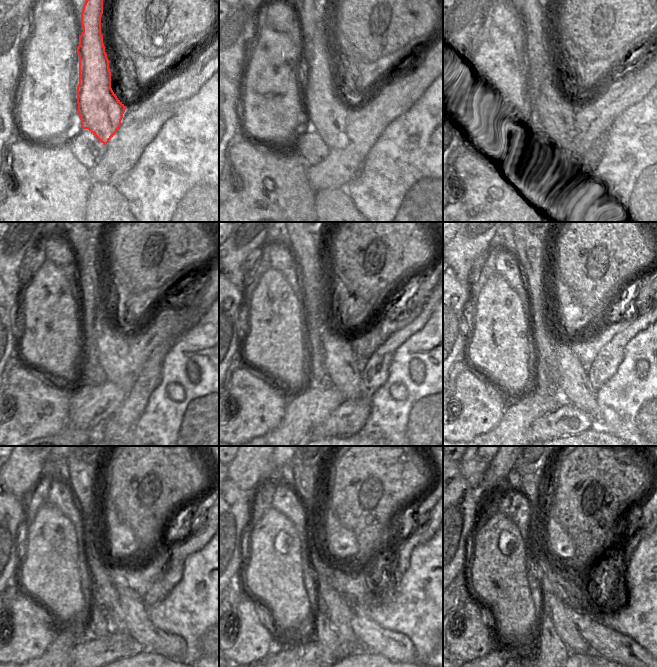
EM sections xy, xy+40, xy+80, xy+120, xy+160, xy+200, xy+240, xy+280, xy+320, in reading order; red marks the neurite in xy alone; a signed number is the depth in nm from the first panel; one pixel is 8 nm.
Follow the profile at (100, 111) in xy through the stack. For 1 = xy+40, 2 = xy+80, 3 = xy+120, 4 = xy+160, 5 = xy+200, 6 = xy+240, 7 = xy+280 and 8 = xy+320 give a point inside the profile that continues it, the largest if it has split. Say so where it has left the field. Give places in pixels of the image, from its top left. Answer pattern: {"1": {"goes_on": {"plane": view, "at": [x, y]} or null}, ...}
{"1": {"goes_on": {"plane": "xy+40", "at": [326, 114]}}, "2": {"goes_on": {"plane": "xy+80", "at": [554, 113]}}, "3": {"goes_on": {"plane": "xy+120", "at": [112, 344]}}, "4": {"goes_on": {"plane": "xy+160", "at": [344, 367]}}, "5": {"goes_on": {"plane": "xy+200", "at": [575, 387]}}, "6": {"goes_on": {"plane": "xy+240", "at": [136, 622]}}, "7": {"goes_on": {"plane": "xy+280", "at": [397, 647]}}, "8": {"goes_on": {"plane": "xy+320", "at": [618, 648]}}}

